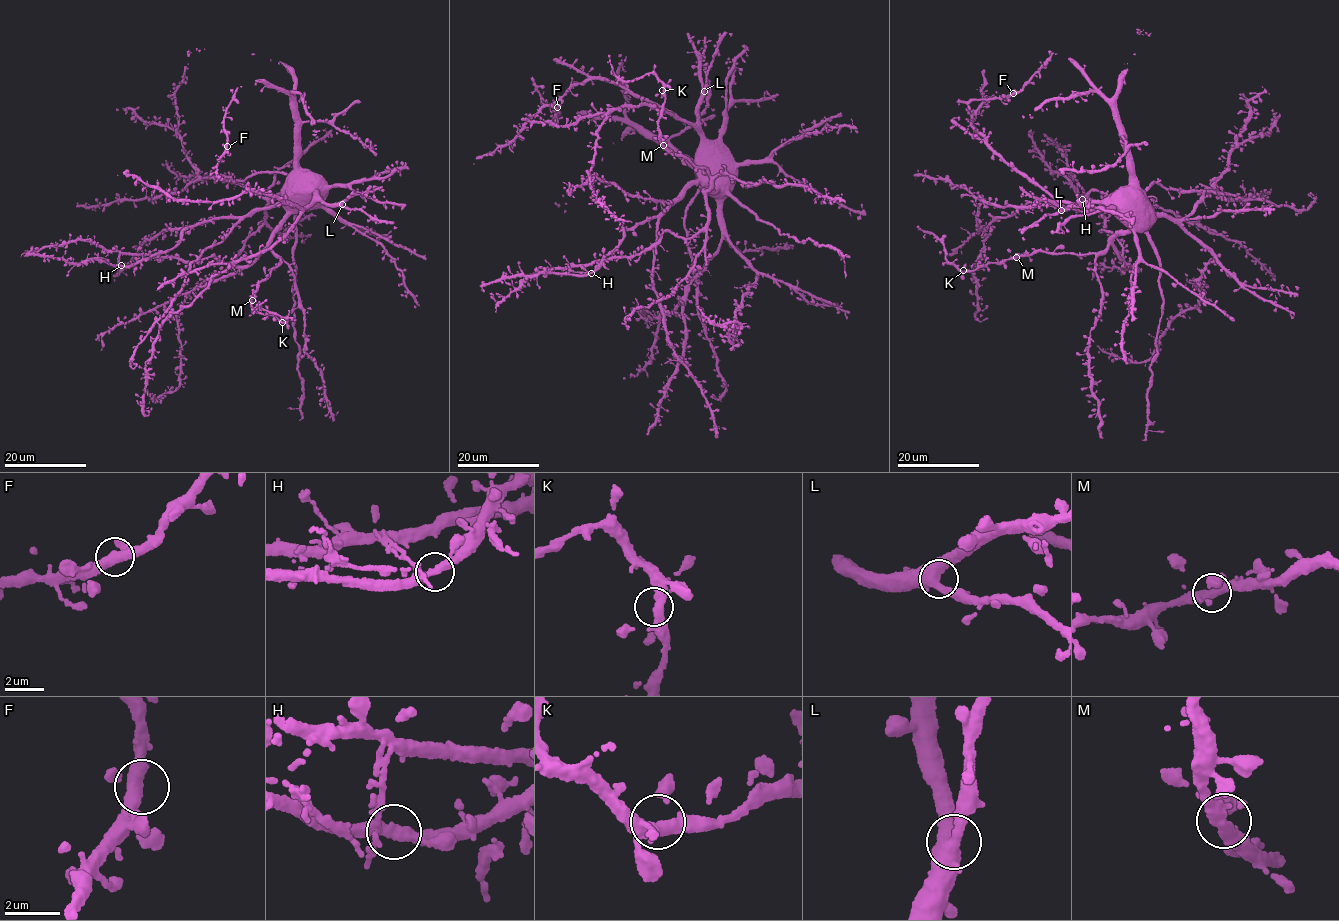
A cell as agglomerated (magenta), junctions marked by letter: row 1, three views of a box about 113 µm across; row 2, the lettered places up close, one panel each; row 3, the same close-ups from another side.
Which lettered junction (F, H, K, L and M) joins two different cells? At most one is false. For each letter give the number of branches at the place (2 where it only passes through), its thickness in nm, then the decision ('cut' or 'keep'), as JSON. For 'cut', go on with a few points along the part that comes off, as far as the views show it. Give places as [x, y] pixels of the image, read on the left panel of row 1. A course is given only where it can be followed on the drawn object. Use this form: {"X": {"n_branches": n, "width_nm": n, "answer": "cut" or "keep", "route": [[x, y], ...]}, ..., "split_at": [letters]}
{"F": {"n_branches": 3, "width_nm": 320, "answer": "keep"}, "H": {"n_branches": 3, "width_nm": 320, "answer": "keep"}, "K": {"n_branches": 3, "width_nm": 320, "answer": "keep"}, "L": {"n_branches": 3, "width_nm": 420, "answer": "keep"}, "M": {"n_branches": 3, "width_nm": 320, "answer": "keep"}, "split_at": []}

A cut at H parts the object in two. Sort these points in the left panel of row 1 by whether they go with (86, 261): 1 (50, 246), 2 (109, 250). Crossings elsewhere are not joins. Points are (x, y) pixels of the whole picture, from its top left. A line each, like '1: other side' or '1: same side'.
1: other side
2: other side

